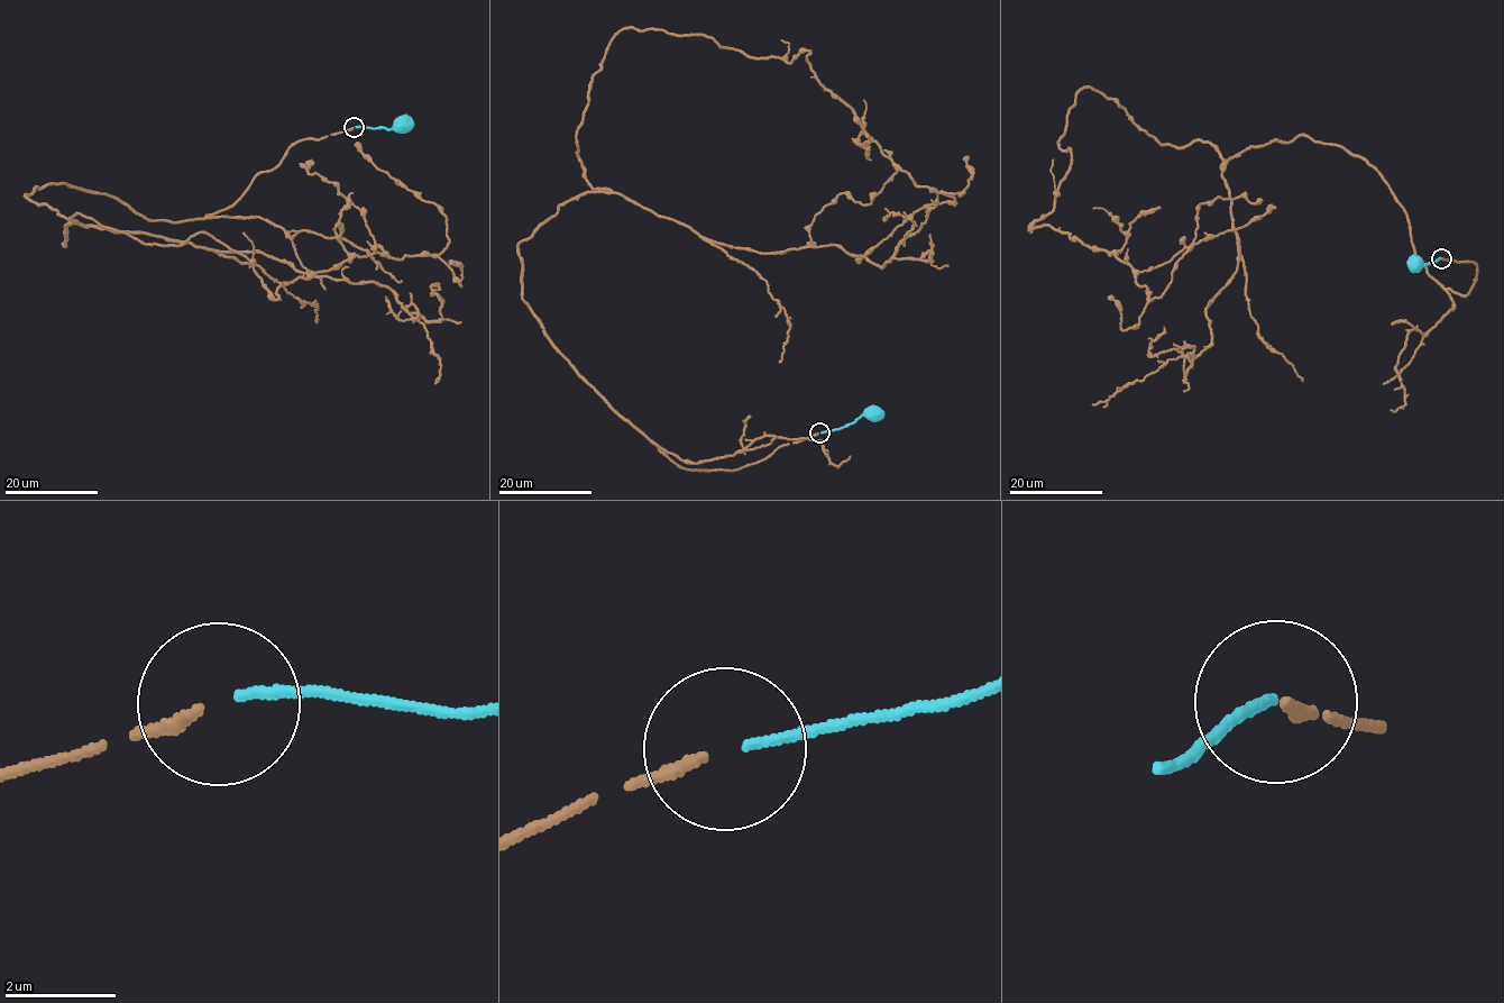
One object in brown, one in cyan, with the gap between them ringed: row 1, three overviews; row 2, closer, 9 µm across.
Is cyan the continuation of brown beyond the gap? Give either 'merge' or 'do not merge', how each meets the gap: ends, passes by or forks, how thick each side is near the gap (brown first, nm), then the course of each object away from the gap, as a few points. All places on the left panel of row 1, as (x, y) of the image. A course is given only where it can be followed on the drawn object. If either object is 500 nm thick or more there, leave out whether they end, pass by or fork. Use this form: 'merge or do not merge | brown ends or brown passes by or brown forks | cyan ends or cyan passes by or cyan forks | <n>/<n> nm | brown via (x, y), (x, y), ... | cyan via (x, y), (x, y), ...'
merge | brown ends | cyan ends | 200/160 nm | brown via (352, 128), (191, 220), (25, 195), (277, 300), (446, 246), (357, 143) | cyan via (355, 127), (402, 128)

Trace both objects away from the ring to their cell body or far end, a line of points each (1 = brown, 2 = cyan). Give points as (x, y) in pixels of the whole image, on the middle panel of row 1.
1: (818, 432), (675, 464), (517, 245), (661, 29), (808, 52), (954, 198), (856, 263)
2: (821, 432), (841, 429), (863, 415), (872, 413)

